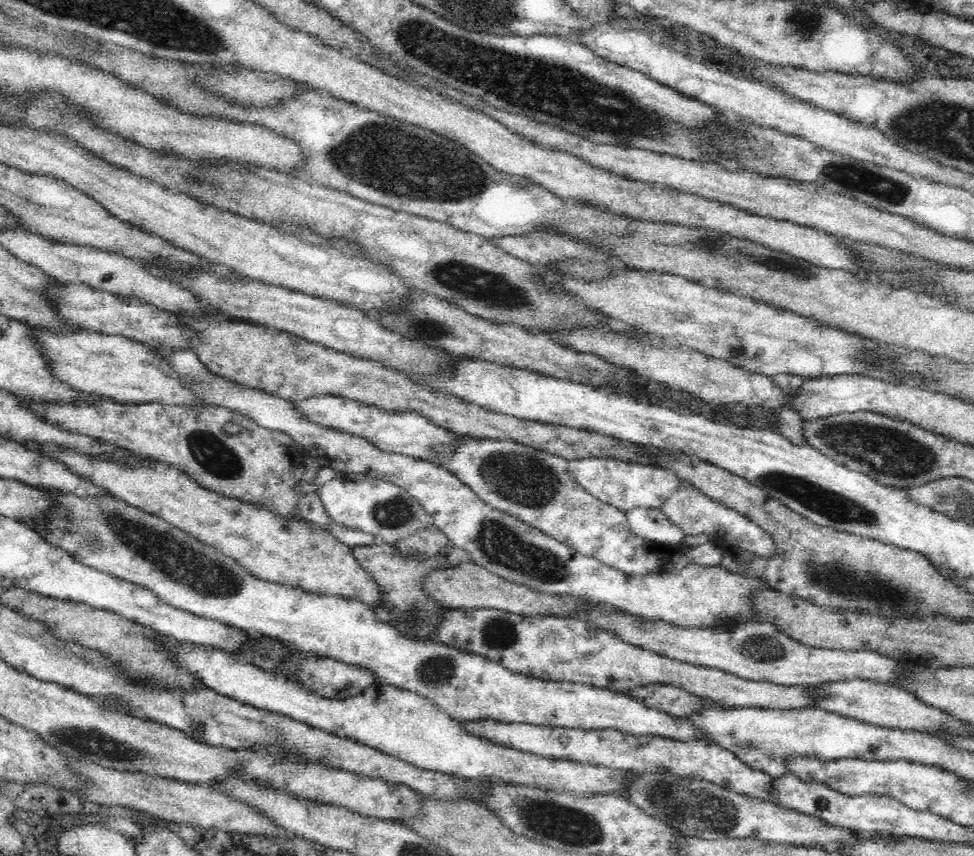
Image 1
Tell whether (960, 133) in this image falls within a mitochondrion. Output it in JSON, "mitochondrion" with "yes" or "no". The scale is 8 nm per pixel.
{"mitochondrion":"yes"}

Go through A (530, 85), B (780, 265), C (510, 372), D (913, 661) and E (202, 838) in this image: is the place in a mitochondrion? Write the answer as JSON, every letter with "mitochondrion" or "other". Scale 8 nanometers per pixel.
{"A":"mitochondrion","B":"mitochondrion","C":"other","D":"other","E":"other"}

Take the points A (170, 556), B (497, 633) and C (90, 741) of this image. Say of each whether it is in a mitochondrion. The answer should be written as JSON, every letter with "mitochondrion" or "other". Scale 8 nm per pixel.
{"A":"mitochondrion","B":"mitochondrion","C":"mitochondrion"}

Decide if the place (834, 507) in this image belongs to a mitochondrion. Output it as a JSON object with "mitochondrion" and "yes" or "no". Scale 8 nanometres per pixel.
{"mitochondrion":"yes"}

